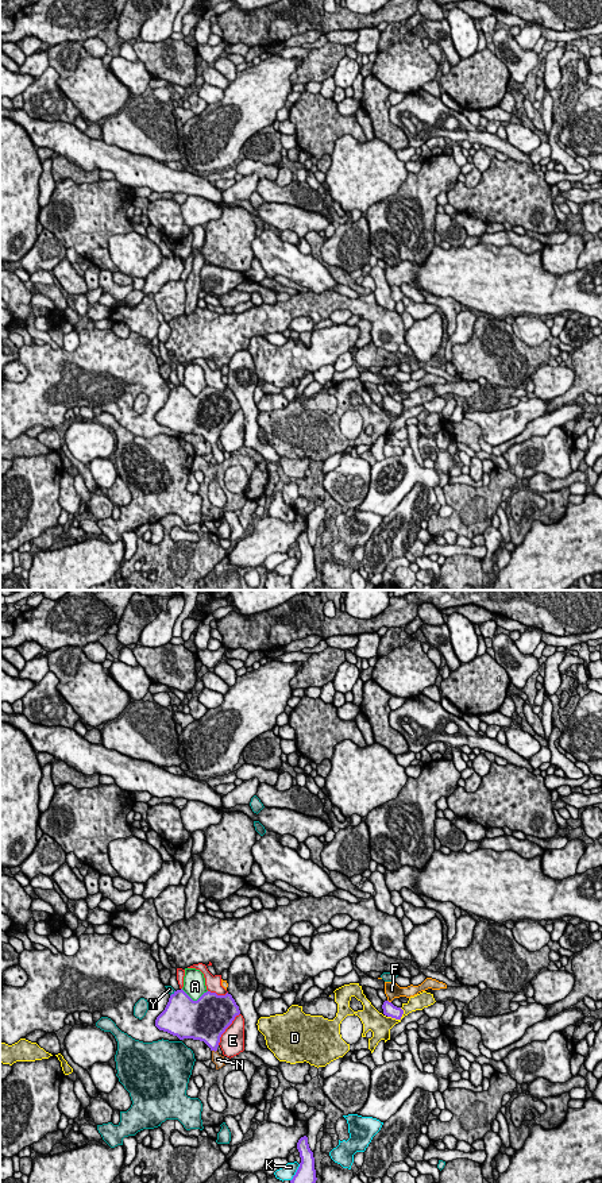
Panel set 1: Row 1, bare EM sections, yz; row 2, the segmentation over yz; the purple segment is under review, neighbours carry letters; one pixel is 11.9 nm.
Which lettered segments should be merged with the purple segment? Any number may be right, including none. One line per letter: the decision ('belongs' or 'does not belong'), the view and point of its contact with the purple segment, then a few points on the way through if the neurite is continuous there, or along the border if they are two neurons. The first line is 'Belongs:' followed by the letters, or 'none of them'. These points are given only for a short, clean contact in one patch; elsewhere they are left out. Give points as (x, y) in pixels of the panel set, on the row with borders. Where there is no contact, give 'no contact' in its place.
Belongs: N
A: does not belong; contact yz (195, 1001)
D: does not belong; contact yz (397, 1018)
E: does not belong; contact yz (226, 1028)
F: does not belong; contact yz (388, 1001)
K: does not belong; contact yz (296, 1172)
N: belongs; contact yz (215, 1051); way yz (209, 1031), (215, 1051), (217, 1059)
Y: does not belong; contact yz (174, 993)

